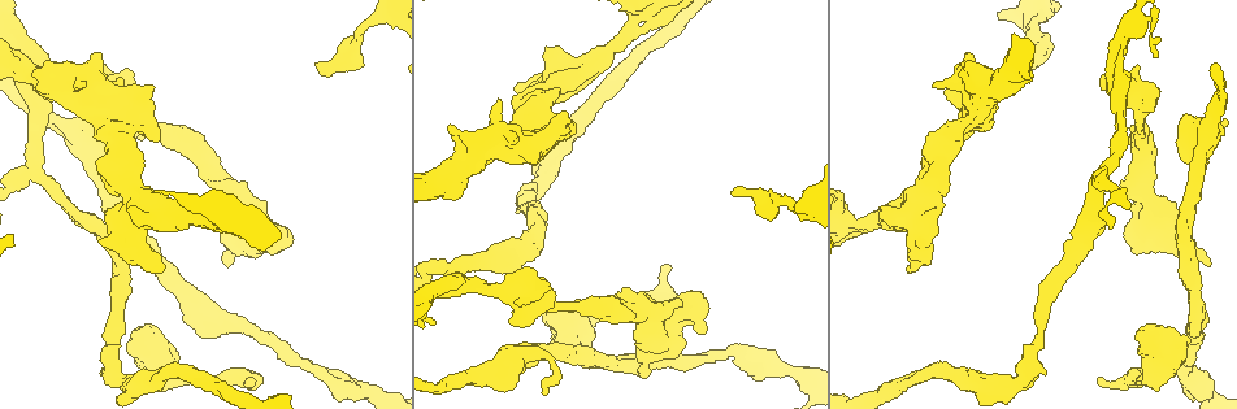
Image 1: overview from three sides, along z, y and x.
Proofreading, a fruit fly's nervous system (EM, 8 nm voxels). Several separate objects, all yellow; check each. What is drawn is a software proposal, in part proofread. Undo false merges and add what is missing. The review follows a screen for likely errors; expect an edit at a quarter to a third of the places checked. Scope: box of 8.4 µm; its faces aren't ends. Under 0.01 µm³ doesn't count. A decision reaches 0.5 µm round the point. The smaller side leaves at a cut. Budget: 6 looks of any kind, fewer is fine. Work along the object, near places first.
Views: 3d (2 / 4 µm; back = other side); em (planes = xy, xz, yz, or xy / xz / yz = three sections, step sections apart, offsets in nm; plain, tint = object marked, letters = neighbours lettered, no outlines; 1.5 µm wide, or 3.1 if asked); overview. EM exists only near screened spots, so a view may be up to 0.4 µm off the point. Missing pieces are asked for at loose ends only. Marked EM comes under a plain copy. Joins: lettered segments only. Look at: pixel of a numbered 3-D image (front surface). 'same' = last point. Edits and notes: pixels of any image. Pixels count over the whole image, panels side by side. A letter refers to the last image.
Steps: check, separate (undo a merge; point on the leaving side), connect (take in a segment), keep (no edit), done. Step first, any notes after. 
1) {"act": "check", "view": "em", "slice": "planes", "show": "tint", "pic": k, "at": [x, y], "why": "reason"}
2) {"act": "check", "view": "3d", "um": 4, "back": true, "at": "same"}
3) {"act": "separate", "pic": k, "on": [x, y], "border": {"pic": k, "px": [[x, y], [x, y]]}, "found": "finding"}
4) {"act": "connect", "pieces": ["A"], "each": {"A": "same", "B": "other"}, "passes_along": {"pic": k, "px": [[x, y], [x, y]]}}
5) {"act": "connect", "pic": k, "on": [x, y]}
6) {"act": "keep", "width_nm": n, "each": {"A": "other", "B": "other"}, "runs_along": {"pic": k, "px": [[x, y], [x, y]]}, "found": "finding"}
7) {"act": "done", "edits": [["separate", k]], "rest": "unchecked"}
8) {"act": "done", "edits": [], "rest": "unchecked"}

{"act": "check", "view": "3d", "um": 2, "back": true, "pic": 1, "at": [1210, 266], "why": "an open end"}

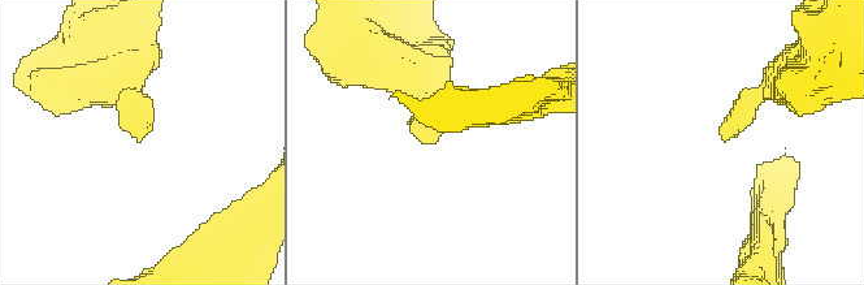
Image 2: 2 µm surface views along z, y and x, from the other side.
{"act": "check", "view": "em", "slice": "planes", "show": "letters", "pic": 2, "at": [431, 137], "why": "shape alone is not enough"}

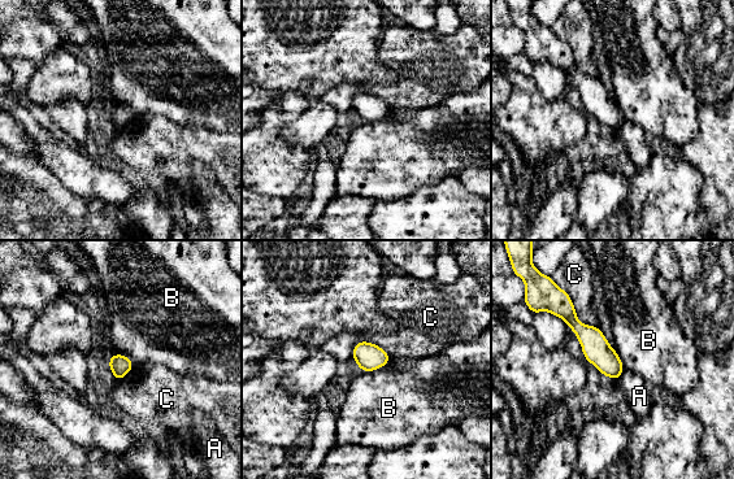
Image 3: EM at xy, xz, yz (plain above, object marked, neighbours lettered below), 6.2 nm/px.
{"act": "keep", "width_nm": 140, "longest_contact_nm": ["C", 240], "each": {"A": "other", "B": "other", "C": "other"}, "found": "no lettered segment goes on from it"}

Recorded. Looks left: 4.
{"act": "check", "view": "em", "slice": "yz", "step": 8, "show": "letters", "pic": 1, "at": [1136, 336], "why": "free end"}

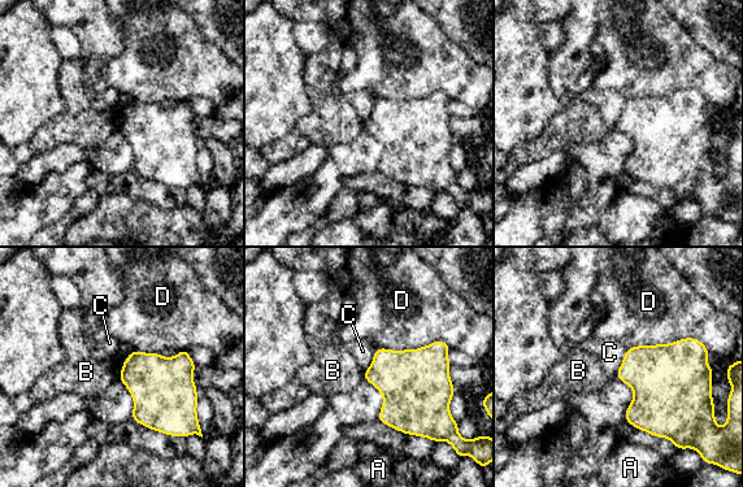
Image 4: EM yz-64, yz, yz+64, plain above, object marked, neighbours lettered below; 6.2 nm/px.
{"act": "check", "view": "em", "slice": "xz", "step": 4, "show": "letters", "at": "same"}

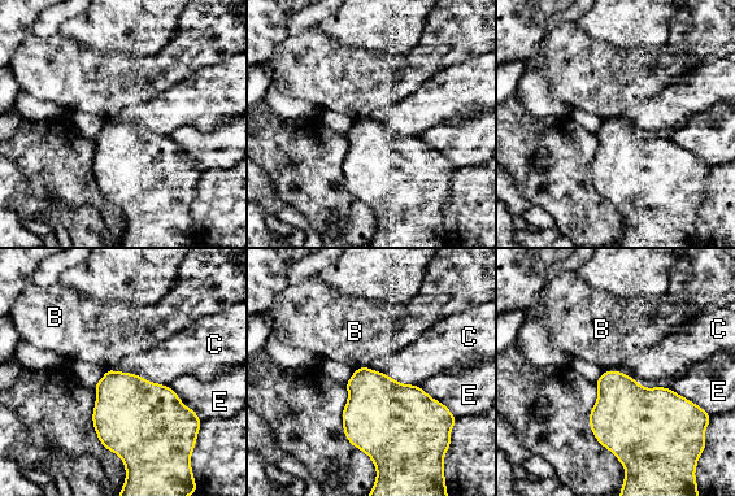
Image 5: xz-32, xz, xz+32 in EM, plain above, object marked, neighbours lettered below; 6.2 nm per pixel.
{"act": "keep", "each": {"B": "other", "C": "other", "E": "other"}, "border": {"pic": 5, "px": [[108, 368], [135, 373], [168, 386]]}, "found": "none of them fits"}

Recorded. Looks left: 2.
{"act": "check", "view": "3d", "um": 4, "pic": 1, "at": [1121, 182], "why": "thick end"}

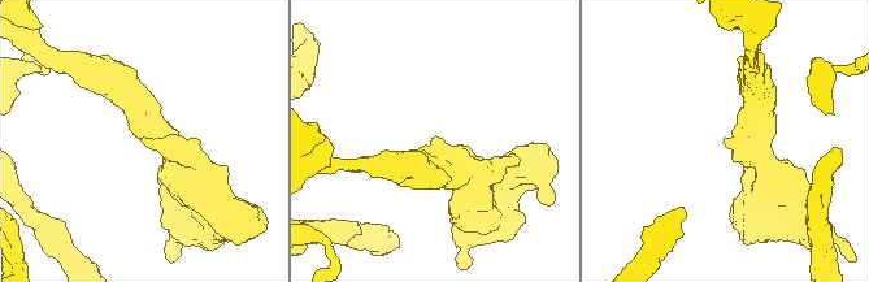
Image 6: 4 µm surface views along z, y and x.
{"act": "check", "view": "em", "slice": "planes", "show": "letters", "pic": 6, "at": [431, 141], "why": "now the EM"}

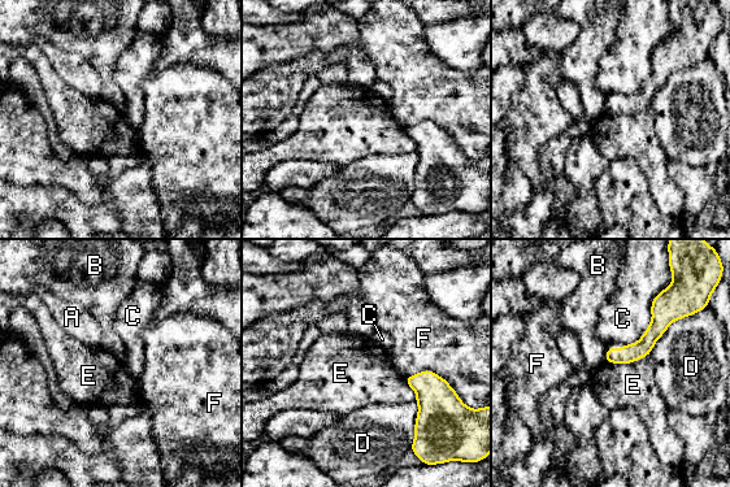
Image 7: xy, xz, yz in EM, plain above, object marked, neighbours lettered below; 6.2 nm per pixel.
{"act": "keep", "longest_contact_nm": ["C", 500], "each": {"A": "other", "B": "other", "C": "other", "D": "other", "E": "other", "F": "other"}, "found": "none of them fits"}

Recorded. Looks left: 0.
{"act": "done", "edits": [], "rest": "unchecked"}

